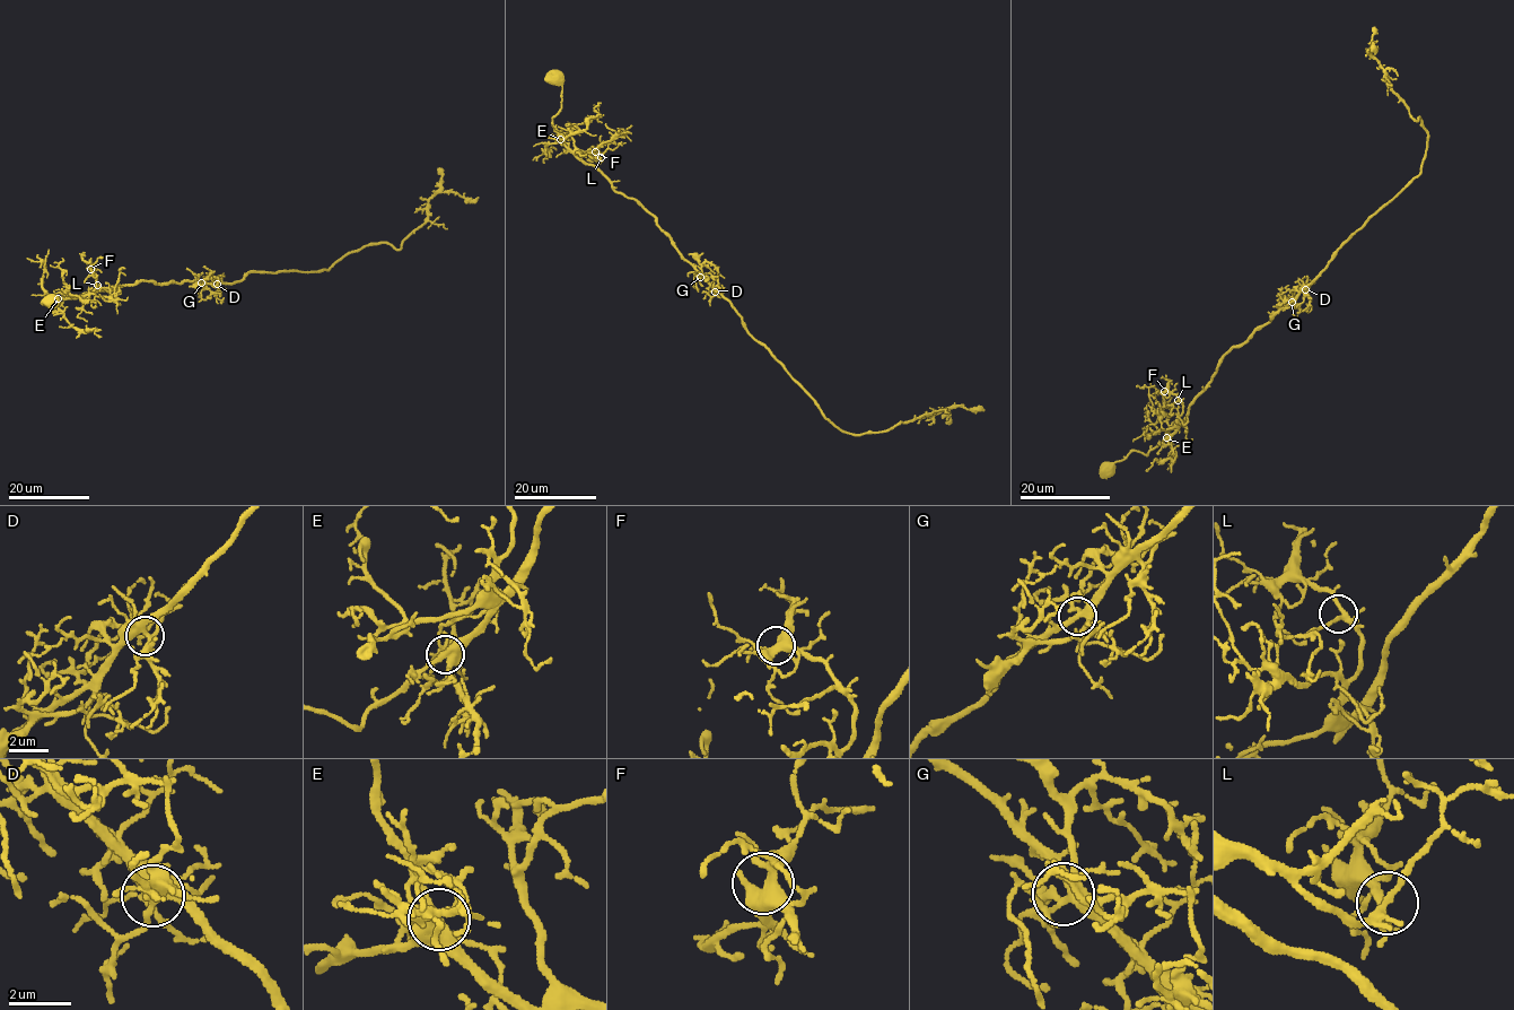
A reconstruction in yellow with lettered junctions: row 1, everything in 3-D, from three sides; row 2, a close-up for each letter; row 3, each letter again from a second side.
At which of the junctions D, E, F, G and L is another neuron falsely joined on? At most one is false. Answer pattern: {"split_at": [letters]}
{"split_at": []}

